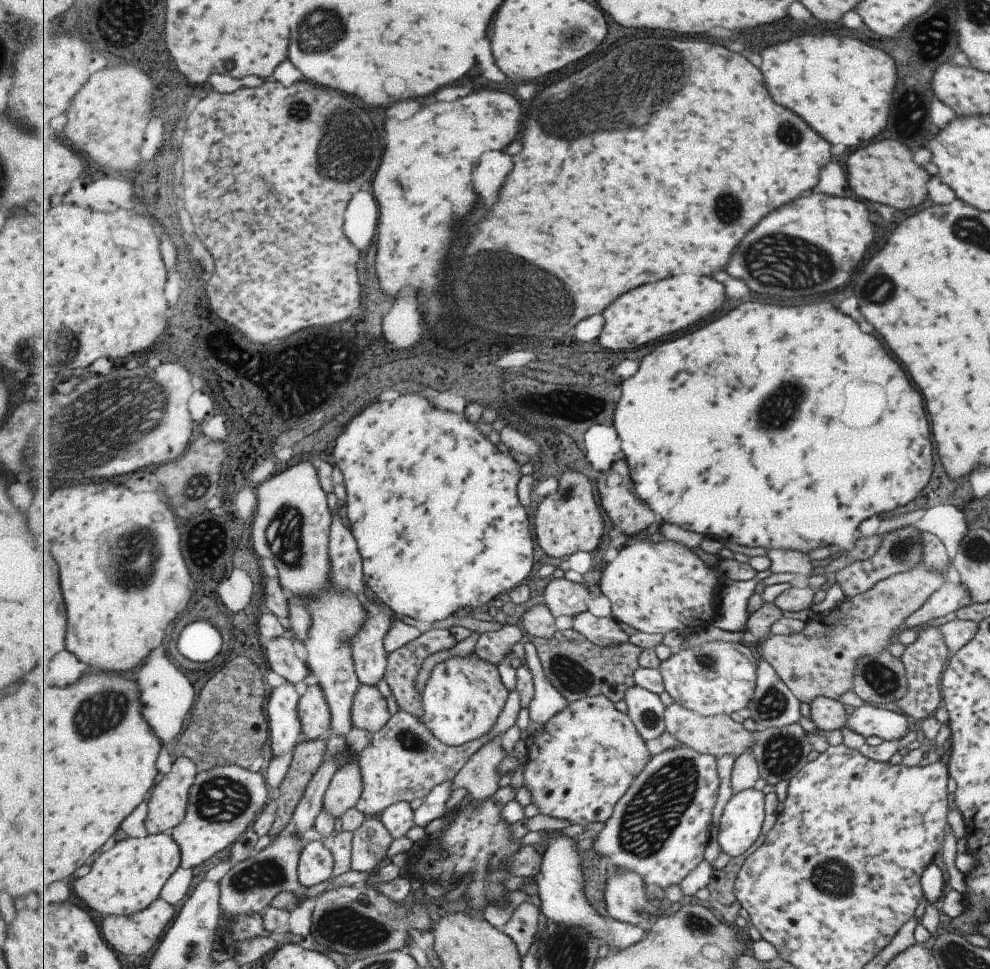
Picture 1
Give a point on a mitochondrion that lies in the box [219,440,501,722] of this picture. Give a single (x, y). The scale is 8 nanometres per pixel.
(284, 534)

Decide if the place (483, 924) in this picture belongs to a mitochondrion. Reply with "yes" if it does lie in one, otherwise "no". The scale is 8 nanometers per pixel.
no

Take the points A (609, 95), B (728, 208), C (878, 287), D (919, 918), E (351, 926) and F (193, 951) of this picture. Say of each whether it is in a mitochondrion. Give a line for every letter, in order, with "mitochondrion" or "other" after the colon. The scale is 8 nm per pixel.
A: mitochondrion
B: mitochondrion
C: mitochondrion
D: other
E: mitochondrion
F: mitochondrion

